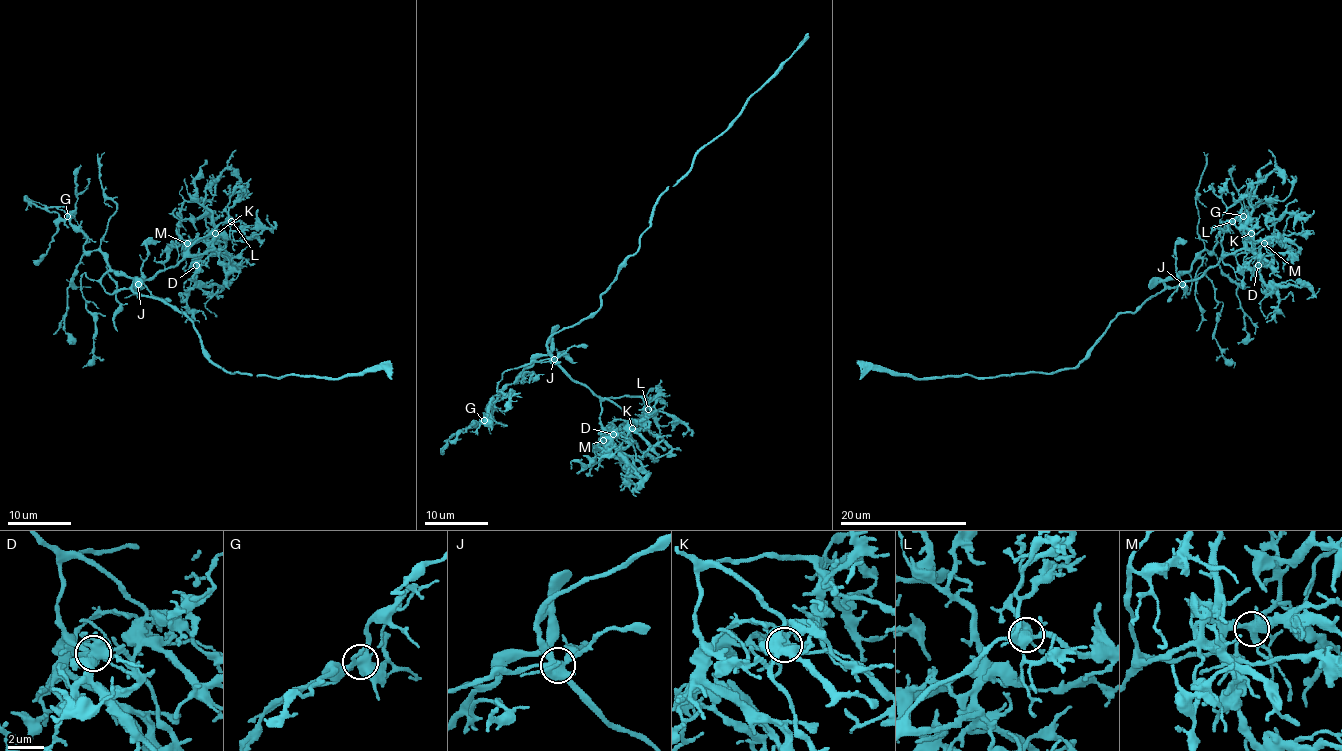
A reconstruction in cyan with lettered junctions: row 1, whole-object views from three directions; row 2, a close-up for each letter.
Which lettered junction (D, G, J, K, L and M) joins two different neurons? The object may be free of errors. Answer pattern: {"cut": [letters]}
{"cut": []}

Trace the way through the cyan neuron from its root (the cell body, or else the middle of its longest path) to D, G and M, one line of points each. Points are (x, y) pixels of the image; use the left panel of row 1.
D: (191, 321), (169, 304), (155, 297), (139, 296), (131, 288), (174, 267), (183, 257), (183, 253), (196, 265)
G: (191, 321), (169, 304), (139, 296), (134, 280), (116, 273), (99, 251), (83, 248), (86, 237), (67, 216)
M: (191, 321), (169, 304), (155, 297), (139, 296), (131, 288), (174, 267), (183, 257), (187, 243)

